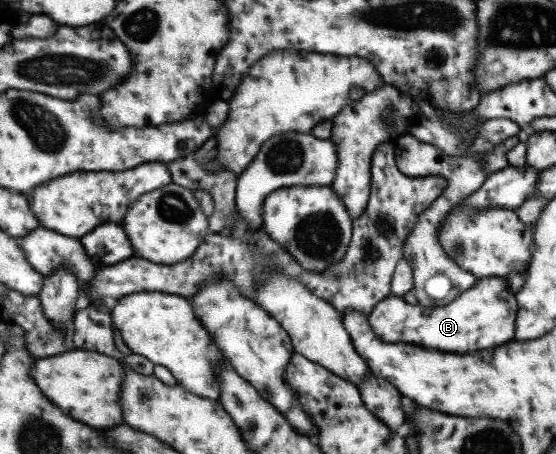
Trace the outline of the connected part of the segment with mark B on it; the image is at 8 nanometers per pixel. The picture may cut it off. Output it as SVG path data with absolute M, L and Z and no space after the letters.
M483 277L476 278L471 287L445 306L411 306L395 294L385 297L377 302L369 320L375 334L385 342L409 343L425 349L463 354L501 346L503 342L513 339L516 312L516 298L507 289L504 277Z

